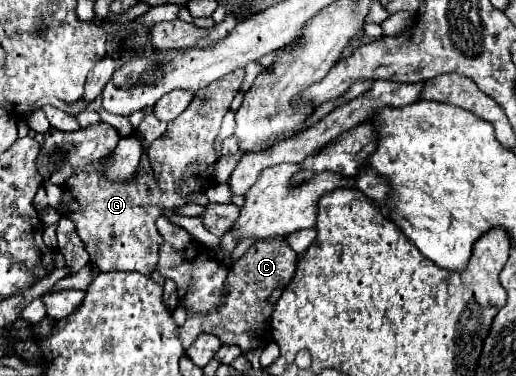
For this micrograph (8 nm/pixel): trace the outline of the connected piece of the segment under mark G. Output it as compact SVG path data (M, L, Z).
M237 69L237 71L217 79L209 87L197 91L191 105L175 121L169 123L167 133L163 137L159 137L157 141L153 141L153 145L143 151L143 161L139 163L139 171L133 181L129 181L129 183L105 181L99 173L103 161L99 161L99 163L87 165L83 169L77 169L67 179L67 183L61 185L61 189L63 189L61 213L65 217L69 217L71 221L75 221L77 233L83 239L85 249L91 255L91 263L95 263L101 271L139 271L143 275L151 275L155 271L157 261L159 261L159 245L163 245L163 235L157 231L155 221L161 215L161 209L173 209L173 207L185 205L187 193L205 191L213 183L211 173L213 173L213 165L217 161L213 143L219 133L223 115L229 111L233 97L239 93L243 75L245 75L245 69Z

